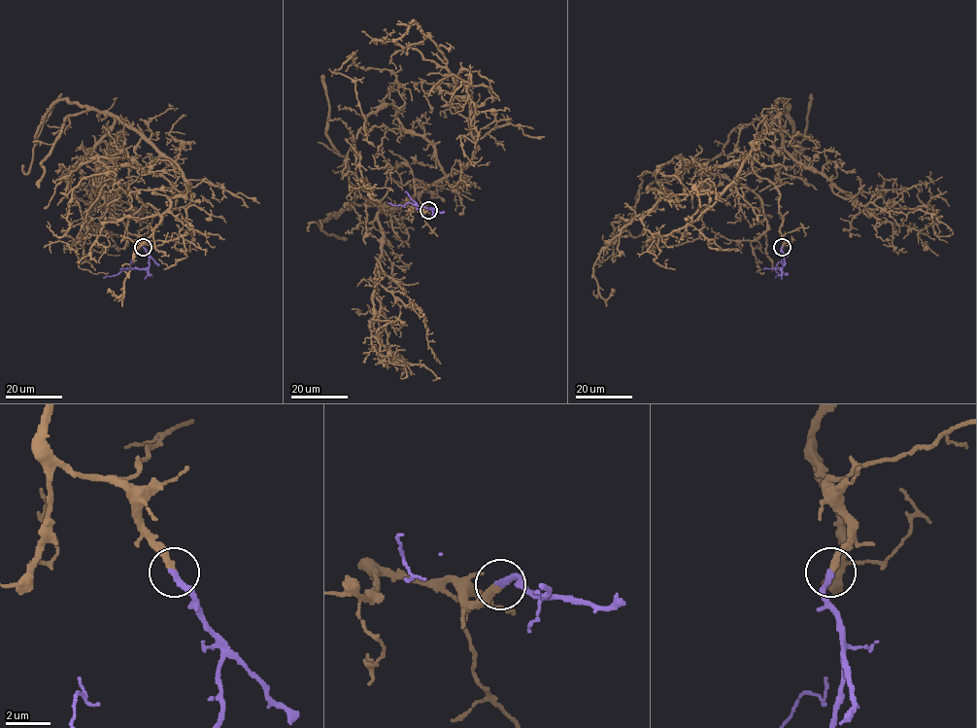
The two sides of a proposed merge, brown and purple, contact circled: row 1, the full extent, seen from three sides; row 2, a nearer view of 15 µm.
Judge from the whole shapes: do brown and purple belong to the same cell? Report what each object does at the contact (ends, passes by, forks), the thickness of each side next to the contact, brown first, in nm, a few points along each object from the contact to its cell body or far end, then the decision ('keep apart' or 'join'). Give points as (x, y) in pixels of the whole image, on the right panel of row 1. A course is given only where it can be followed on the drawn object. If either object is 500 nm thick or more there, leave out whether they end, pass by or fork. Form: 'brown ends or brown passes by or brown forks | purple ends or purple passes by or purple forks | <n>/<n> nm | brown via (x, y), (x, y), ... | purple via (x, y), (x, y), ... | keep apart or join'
brown ends | purple ends | 280/280 nm | brown via (782, 246), (757, 138), (726, 164), (677, 157), (761, 202), (751, 243), (763, 272) | purple via (782, 246), (783, 265), (775, 269), (778, 274), (775, 277) | join

